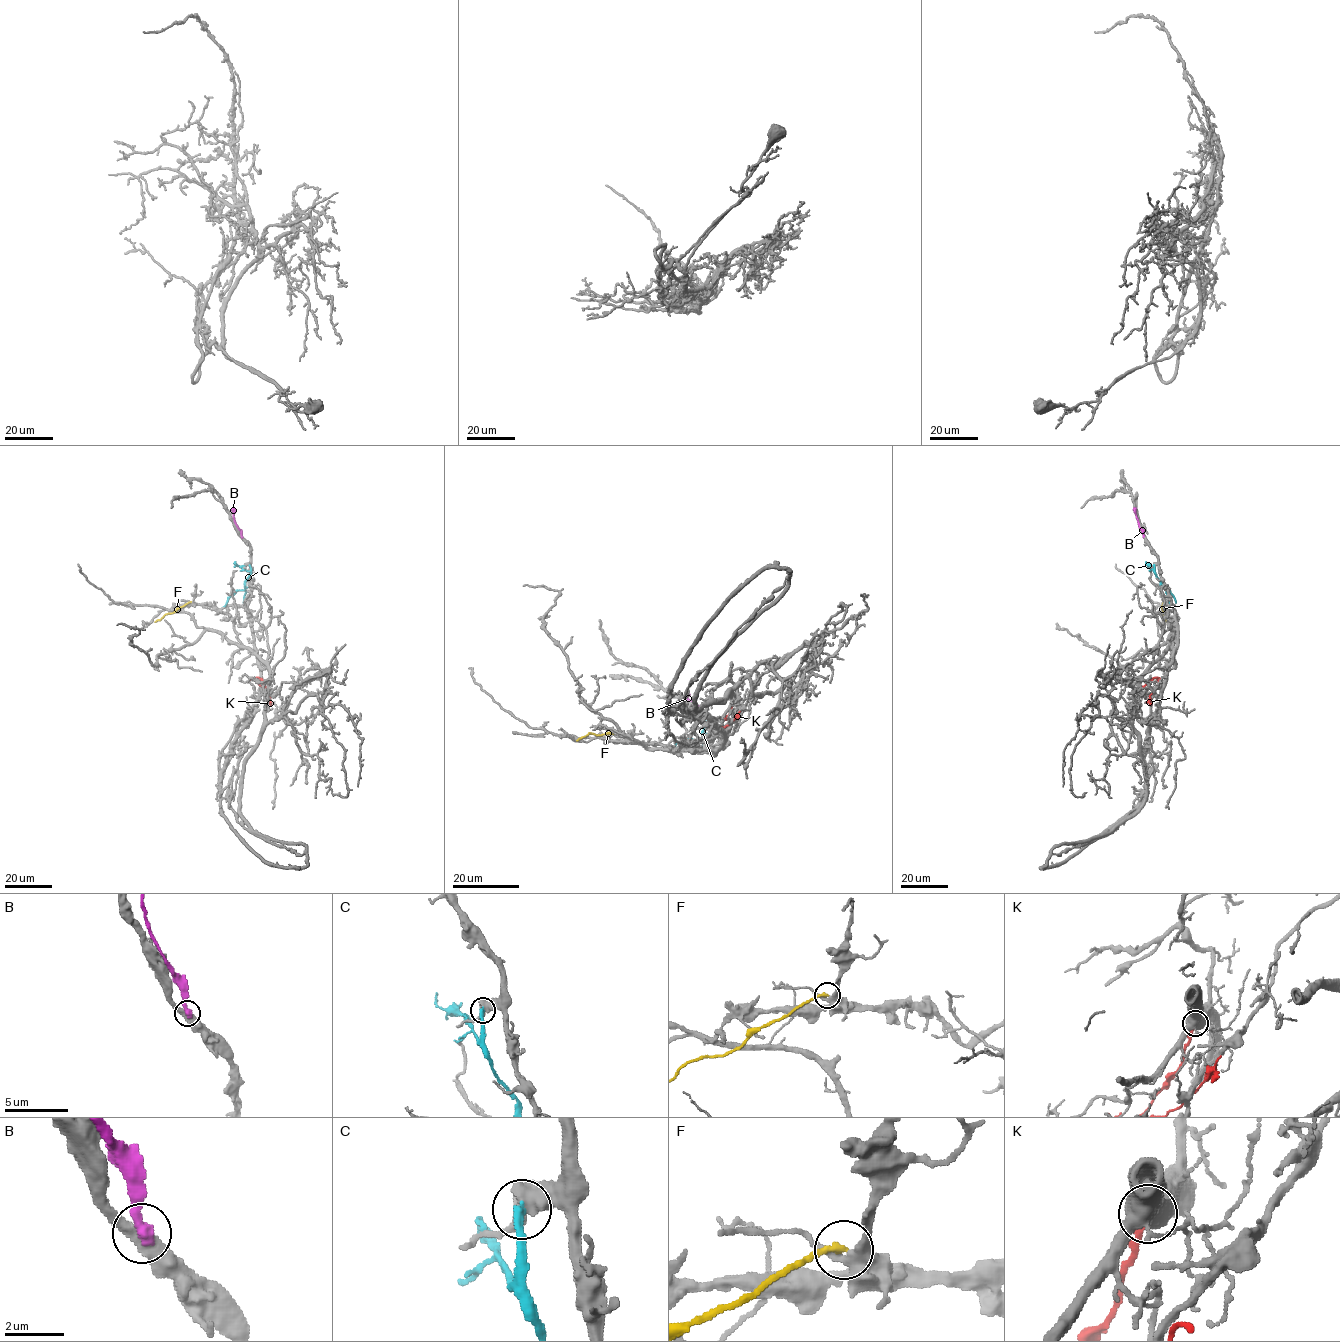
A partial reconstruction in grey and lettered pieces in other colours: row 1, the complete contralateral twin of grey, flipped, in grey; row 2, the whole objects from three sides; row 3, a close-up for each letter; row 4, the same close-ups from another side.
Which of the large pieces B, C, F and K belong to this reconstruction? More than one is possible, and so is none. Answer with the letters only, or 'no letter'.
no letter

